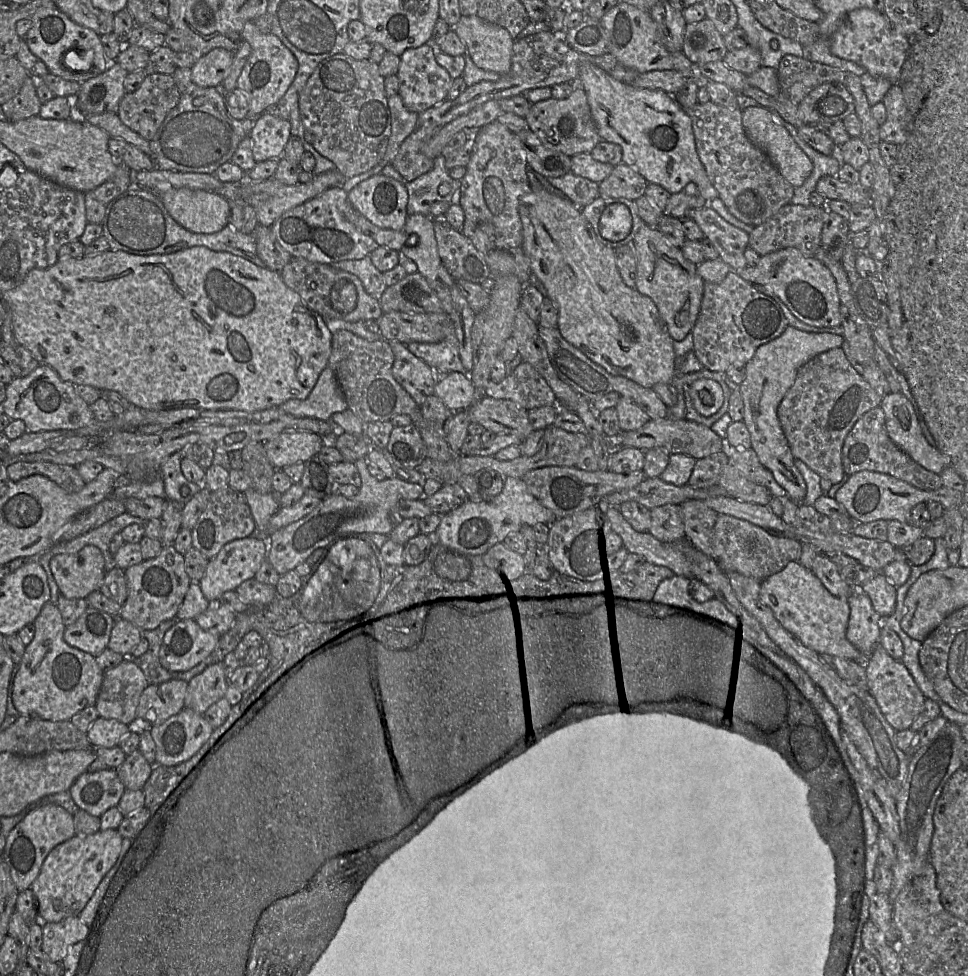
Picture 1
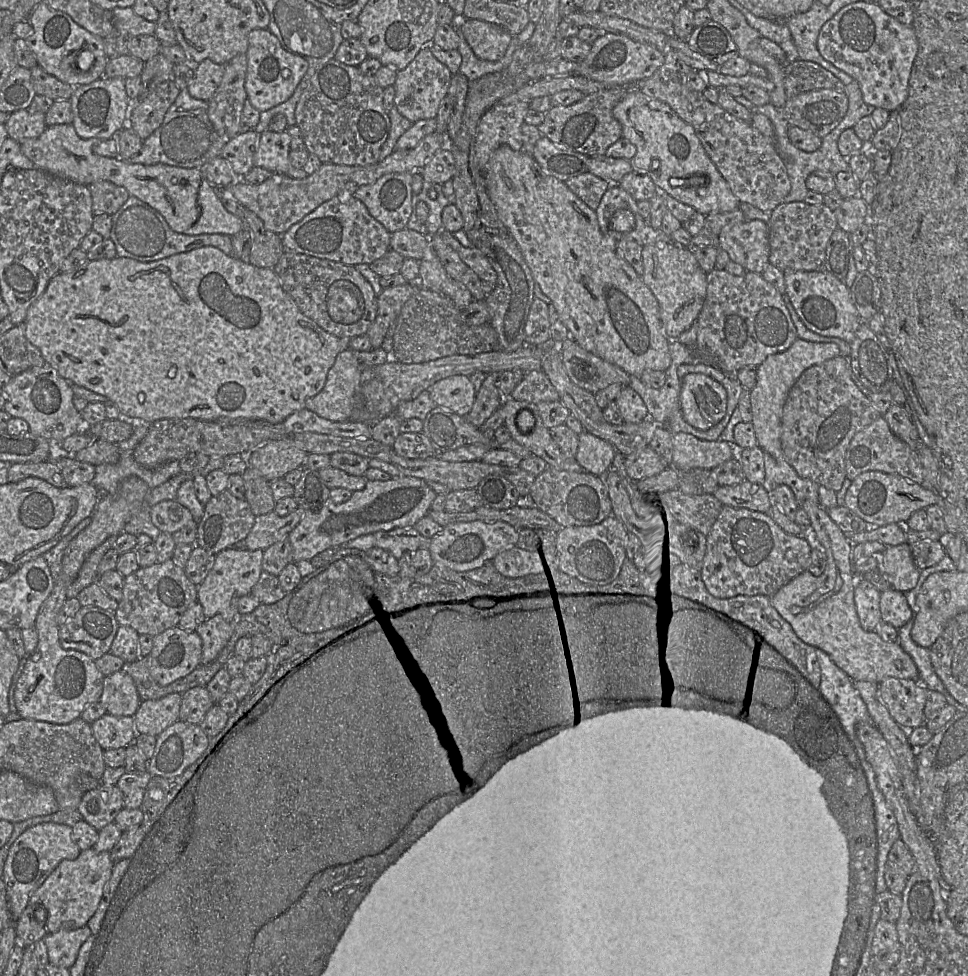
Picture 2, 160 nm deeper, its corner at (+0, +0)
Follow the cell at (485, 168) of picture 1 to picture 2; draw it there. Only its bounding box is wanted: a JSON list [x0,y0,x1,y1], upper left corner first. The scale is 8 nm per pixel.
[475,103,530,173]

